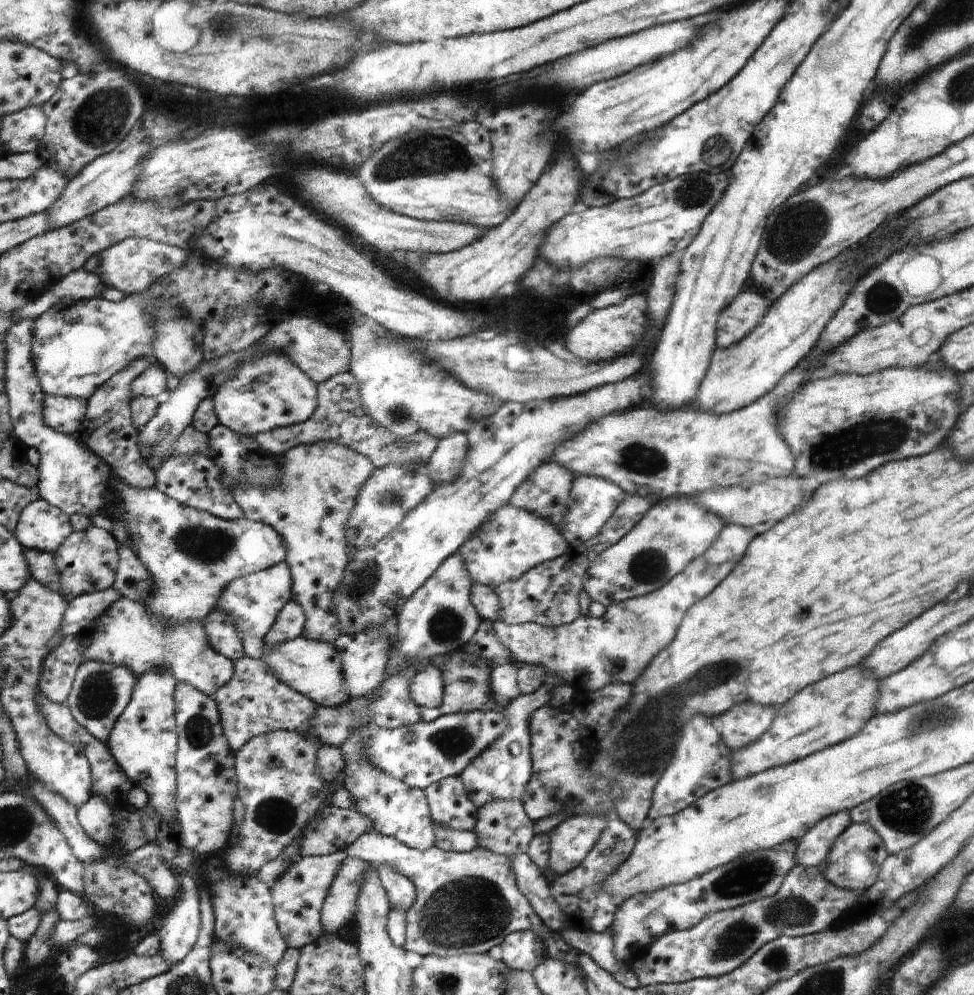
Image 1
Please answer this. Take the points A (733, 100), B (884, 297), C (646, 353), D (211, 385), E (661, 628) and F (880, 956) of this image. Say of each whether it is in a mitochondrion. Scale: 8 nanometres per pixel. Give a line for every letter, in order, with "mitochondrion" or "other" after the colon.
A: other
B: mitochondrion
C: other
D: other
E: other
F: other

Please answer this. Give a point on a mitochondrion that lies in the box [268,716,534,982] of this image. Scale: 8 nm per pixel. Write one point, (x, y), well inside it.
(470, 910)

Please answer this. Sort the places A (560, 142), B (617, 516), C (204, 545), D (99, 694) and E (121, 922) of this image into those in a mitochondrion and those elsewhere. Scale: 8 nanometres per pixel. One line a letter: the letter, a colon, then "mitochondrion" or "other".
A: other
B: other
C: mitochondrion
D: mitochondrion
E: other

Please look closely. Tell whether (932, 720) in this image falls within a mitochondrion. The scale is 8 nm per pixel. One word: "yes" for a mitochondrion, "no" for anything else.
yes

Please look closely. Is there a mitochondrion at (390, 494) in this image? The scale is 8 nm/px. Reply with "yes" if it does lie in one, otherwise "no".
yes

